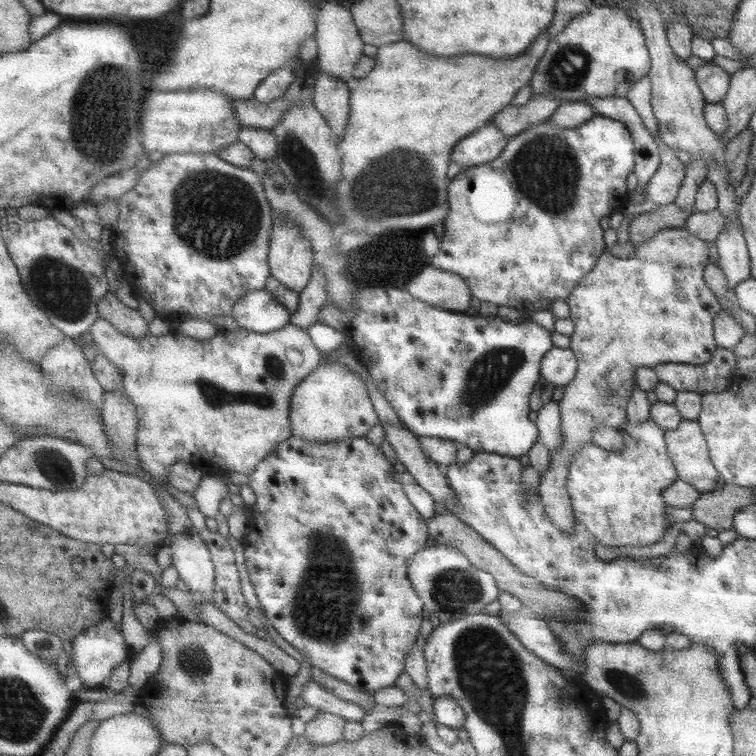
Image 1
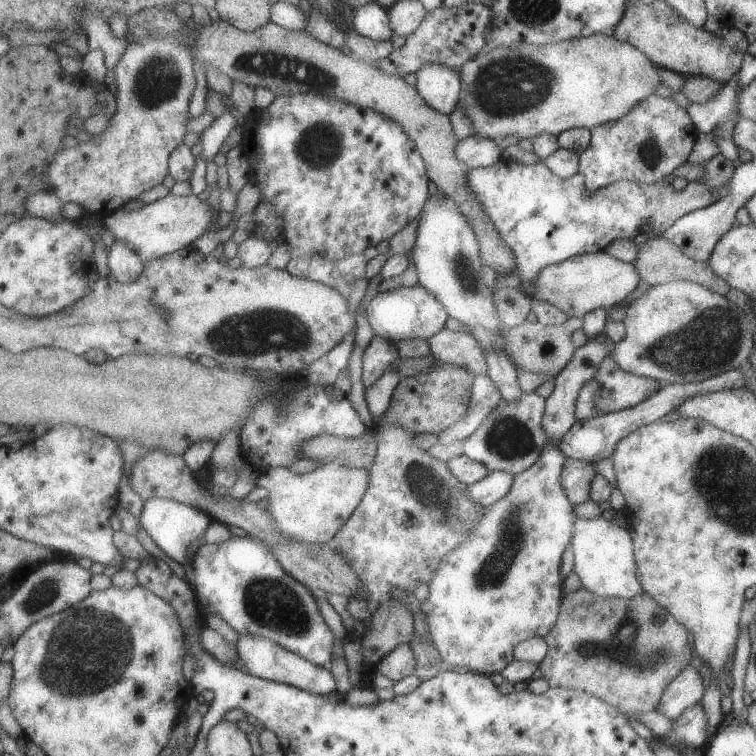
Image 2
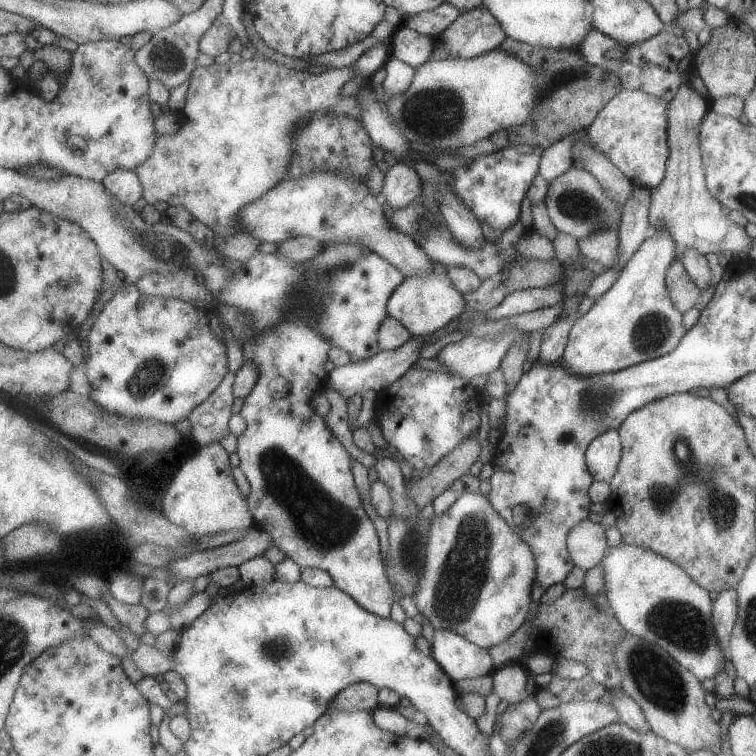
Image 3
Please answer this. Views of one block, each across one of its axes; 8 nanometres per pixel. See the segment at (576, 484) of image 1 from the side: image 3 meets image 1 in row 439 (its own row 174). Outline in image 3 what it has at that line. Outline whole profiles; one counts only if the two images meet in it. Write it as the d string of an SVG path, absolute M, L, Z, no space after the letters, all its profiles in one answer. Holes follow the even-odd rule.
M622 89L609 100L587 128L588 142L615 164L622 174L640 188L653 189L666 176L670 154L667 120L668 103L641 90Z

